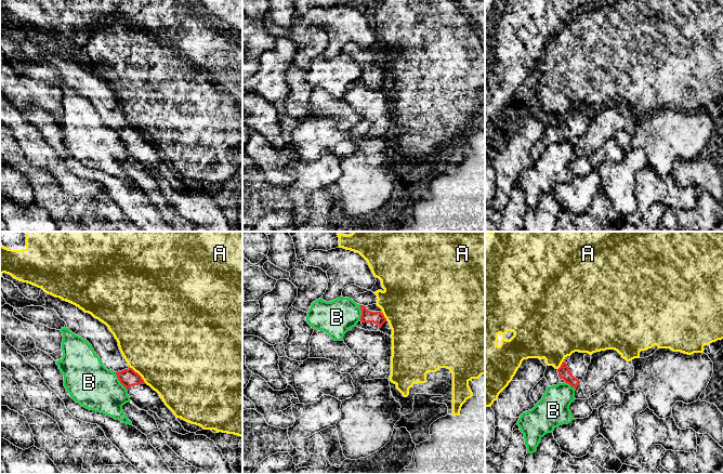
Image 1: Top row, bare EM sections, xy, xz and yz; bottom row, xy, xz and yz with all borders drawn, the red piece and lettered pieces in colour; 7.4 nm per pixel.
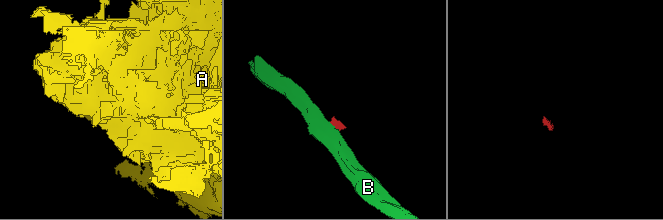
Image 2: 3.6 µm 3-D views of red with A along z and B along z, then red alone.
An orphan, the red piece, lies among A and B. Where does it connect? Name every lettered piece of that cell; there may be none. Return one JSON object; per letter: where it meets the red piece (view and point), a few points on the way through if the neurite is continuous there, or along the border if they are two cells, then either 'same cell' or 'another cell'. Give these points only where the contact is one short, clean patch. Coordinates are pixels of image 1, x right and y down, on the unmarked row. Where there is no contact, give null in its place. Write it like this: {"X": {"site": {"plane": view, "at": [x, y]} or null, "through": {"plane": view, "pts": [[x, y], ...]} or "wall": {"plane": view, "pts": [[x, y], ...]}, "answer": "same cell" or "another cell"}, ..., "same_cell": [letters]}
{"A": {"site": {"plane": "xy", "at": [139, 132]}, "wall": {"plane": "xy", "pts": [[129, 123], [146, 141]]}, "answer": "another cell"}, "B": {"site": {"plane": "xy", "at": [119, 137]}, "wall": {"plane": "xy", "pts": [[114, 130], [126, 146]]}, "answer": "another cell"}, "same_cell": []}

